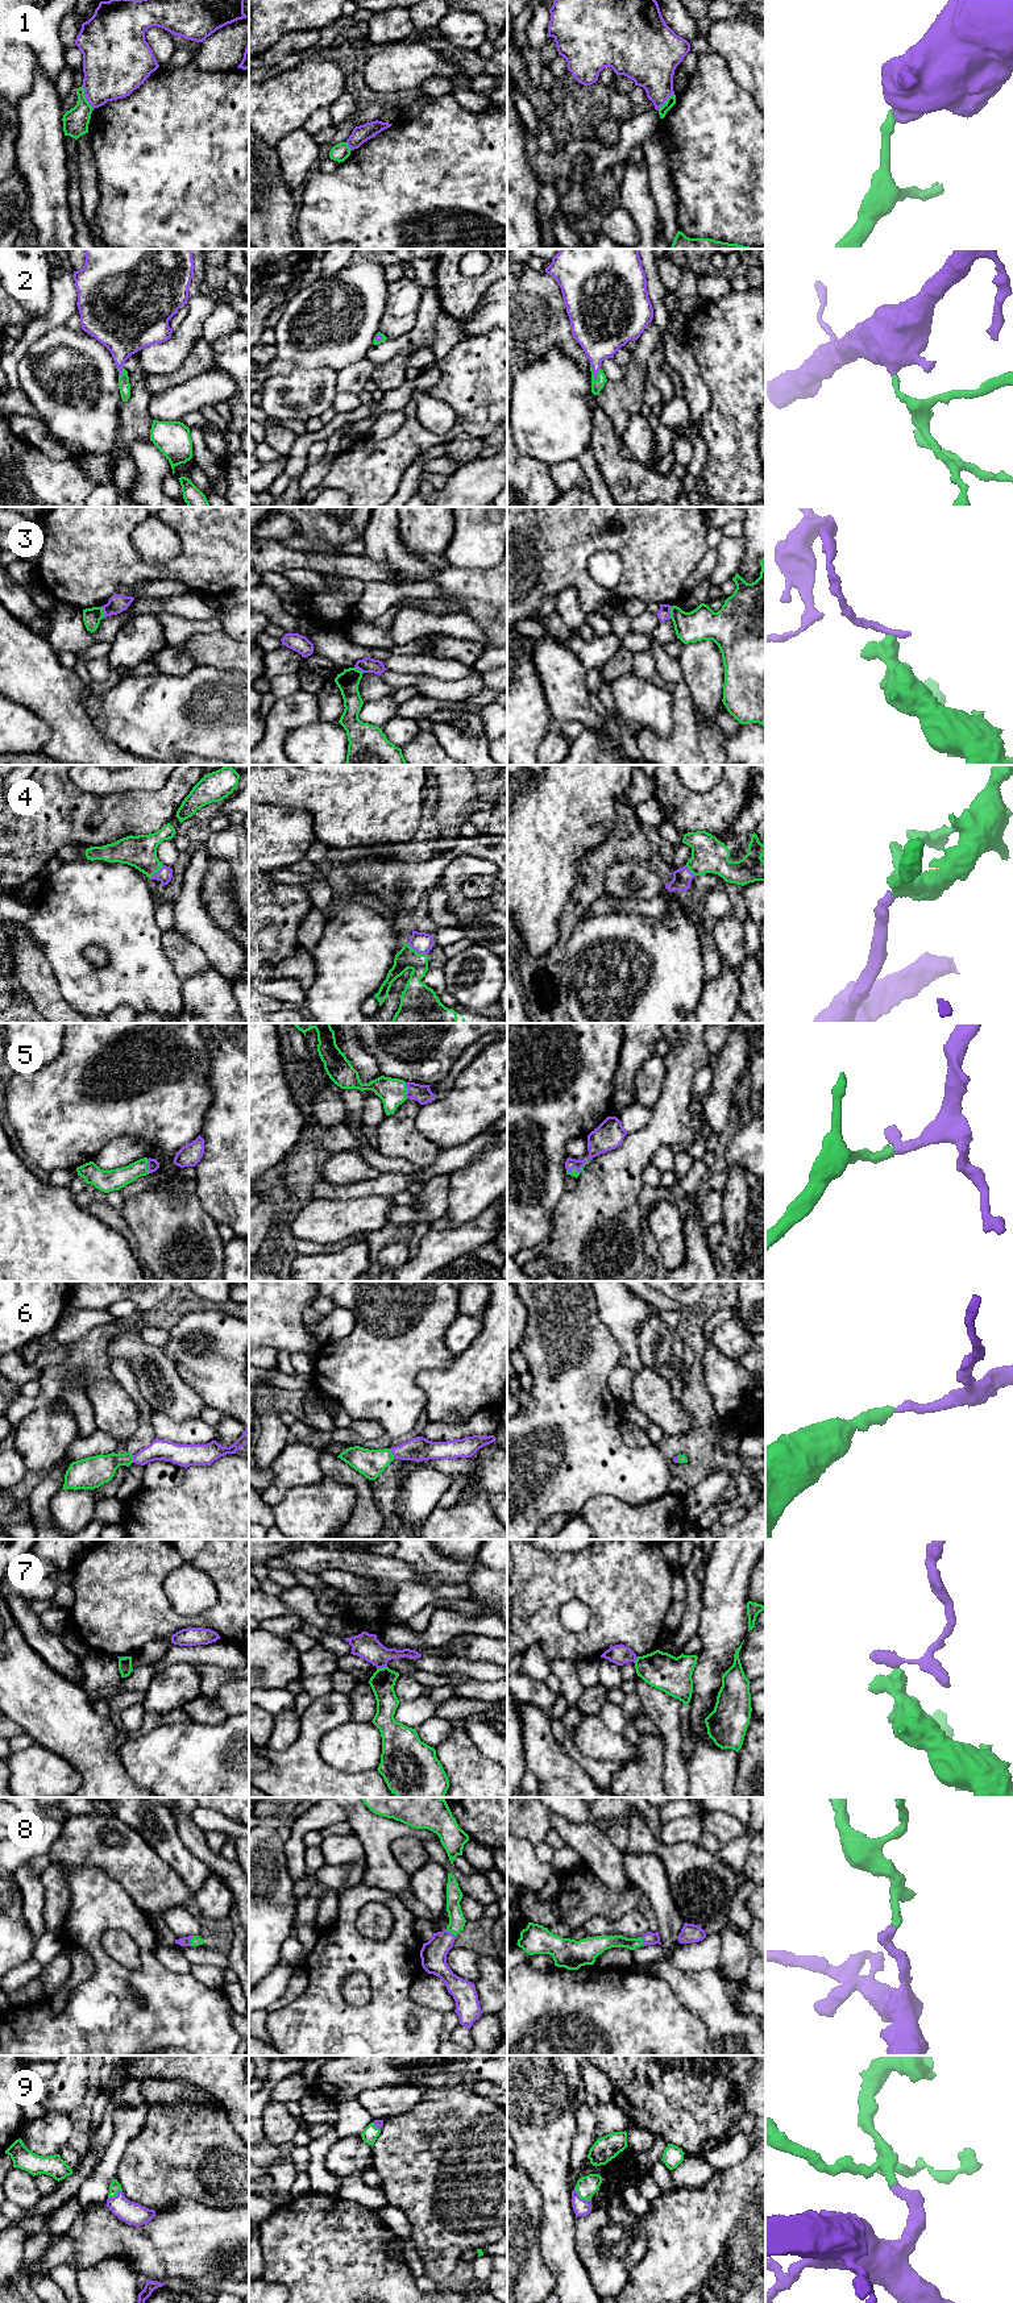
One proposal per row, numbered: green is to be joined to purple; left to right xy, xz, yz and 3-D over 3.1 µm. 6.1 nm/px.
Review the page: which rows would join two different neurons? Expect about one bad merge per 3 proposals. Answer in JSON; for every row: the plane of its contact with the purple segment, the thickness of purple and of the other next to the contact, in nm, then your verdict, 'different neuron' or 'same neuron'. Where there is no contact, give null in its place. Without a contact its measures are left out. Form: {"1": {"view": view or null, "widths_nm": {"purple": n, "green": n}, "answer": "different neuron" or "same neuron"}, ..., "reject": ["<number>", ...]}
{"1": {"view": "xy", "widths_nm": {"purple": 380, "green": 160}, "answer": "different neuron"}, "2": {"view": "yz", "widths_nm": {"purple": 280, "green": 70}, "answer": "same neuron"}, "3": {"view": "yz", "widths_nm": {"purple": 80, "green": 200}, "answer": "different neuron"}, "4": {"view": "xz", "widths_nm": {"purple": 120, "green": 140}, "answer": "same neuron"}, "5": {"view": "xz", "widths_nm": {"purple": 110, "green": 160}, "answer": "same neuron"}, "6": {"view": "xz", "widths_nm": {"purple": 150, "green": 170}, "answer": "same neuron"}, "7": {"view": "xz", "widths_nm": {"purple": 160, "green": 150}, "answer": "different neuron"}, "8": {"view": "xy", "widths_nm": {"purple": 60, "green": 60}, "answer": "same neuron"}, "9": {"view": "xy", "widths_nm": {"purple": 140, "green": 70}, "answer": "same neuron"}, "reject": ["1", "3", "7"]}

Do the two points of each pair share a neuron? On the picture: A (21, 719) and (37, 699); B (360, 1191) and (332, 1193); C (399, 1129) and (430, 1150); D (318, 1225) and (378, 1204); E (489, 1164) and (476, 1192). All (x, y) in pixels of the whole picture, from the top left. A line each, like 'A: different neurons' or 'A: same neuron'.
A: different neurons
B: same neuron
C: same neuron
D: same neuron
E: same neuron

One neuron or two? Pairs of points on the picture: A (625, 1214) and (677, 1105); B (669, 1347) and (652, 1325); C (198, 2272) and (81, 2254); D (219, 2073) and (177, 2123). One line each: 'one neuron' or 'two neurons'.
A: one neuron
B: one neuron
C: one neuron
D: two neurons

